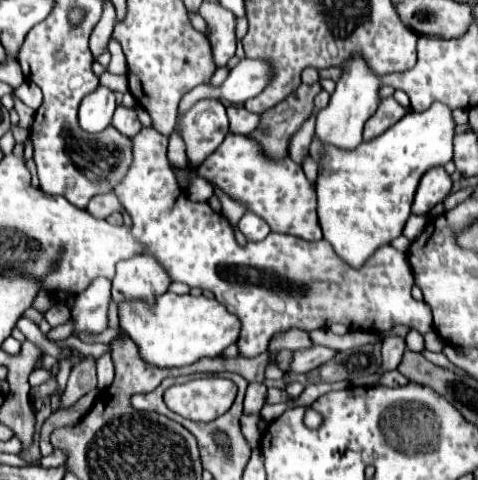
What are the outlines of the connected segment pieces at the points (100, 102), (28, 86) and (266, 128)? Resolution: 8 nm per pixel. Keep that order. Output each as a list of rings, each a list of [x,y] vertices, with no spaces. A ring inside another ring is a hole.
[[[99,85],[79,107],[79,125],[87,133],[99,133],[111,125],[115,113],[115,95],[107,87]]]
[[[25,81],[19,89],[15,89],[15,95],[17,99],[21,99],[25,105],[31,105],[33,109],[41,105],[41,89],[31,81]]]
[[[299,85],[283,103],[261,113],[259,127],[249,135],[259,139],[271,155],[287,155],[287,145],[291,135],[303,125],[303,121],[313,113],[313,99],[321,91],[321,85]]]

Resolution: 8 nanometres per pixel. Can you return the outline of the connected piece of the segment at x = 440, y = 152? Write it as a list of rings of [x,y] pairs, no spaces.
[[[433,103],[423,113],[407,113],[383,135],[371,141],[363,141],[351,151],[339,149],[335,145],[323,145],[317,175],[317,215],[323,229],[323,239],[331,243],[335,253],[345,263],[349,263],[351,267],[361,267],[375,253],[375,249],[389,245],[395,237],[401,235],[411,215],[413,195],[421,175],[429,167],[445,165],[453,157],[453,131],[455,123],[451,117],[451,109],[443,103]]]

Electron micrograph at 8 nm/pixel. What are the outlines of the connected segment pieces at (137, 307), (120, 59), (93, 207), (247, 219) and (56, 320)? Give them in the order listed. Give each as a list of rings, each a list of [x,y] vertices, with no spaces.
[[[163,293],[153,307],[131,301],[119,305],[119,325],[139,345],[143,359],[155,367],[185,367],[203,357],[219,357],[239,339],[241,321],[215,297]]]
[[[109,41],[109,51],[111,51],[111,61],[107,65],[107,71],[113,73],[113,75],[125,75],[125,55],[119,47],[119,43],[115,41]]]
[[[105,193],[105,195],[95,195],[89,205],[87,205],[87,211],[93,215],[93,217],[99,217],[99,219],[105,219],[109,217],[111,213],[115,211],[121,211],[123,207],[117,203],[115,195],[113,193]]]
[[[249,211],[241,217],[239,221],[239,229],[241,233],[247,237],[247,241],[261,241],[269,235],[269,227],[267,223],[263,223],[263,219],[259,219],[257,215],[251,215]]]
[[[58,303],[45,312],[44,318],[54,328],[66,323],[71,318],[71,312],[66,305]]]

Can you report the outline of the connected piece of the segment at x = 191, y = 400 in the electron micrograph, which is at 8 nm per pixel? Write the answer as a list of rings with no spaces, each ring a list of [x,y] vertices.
[[[203,377],[165,391],[165,405],[191,421],[213,421],[223,415],[237,395],[231,379]]]

